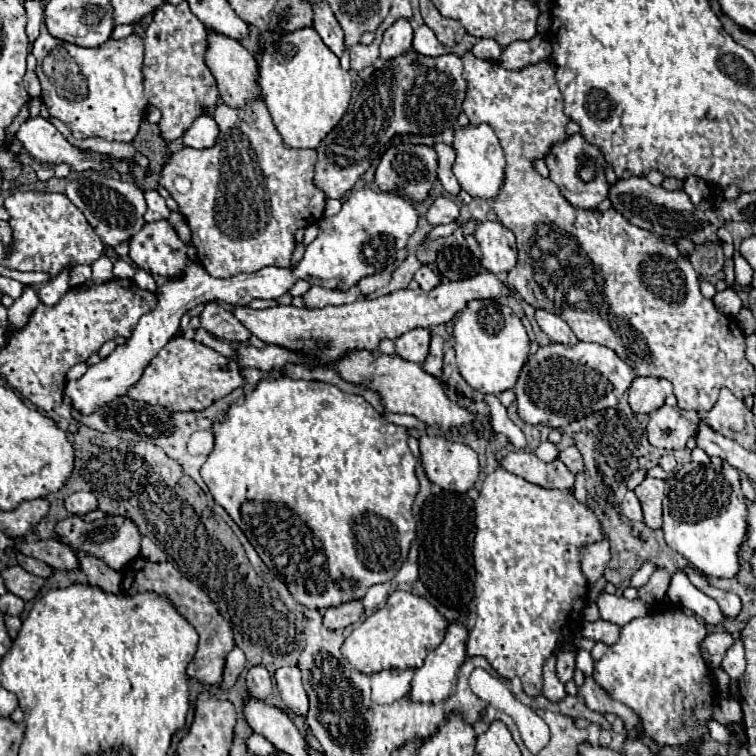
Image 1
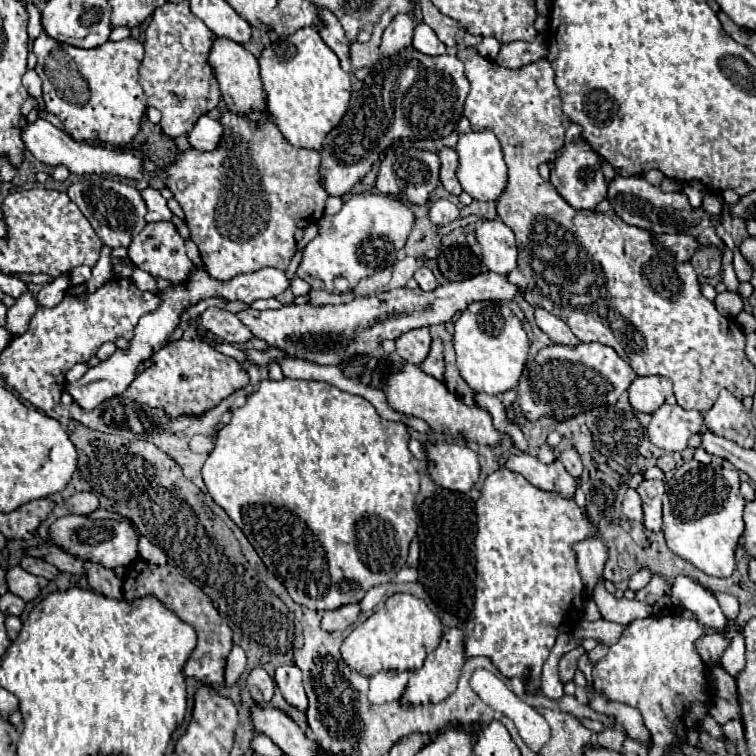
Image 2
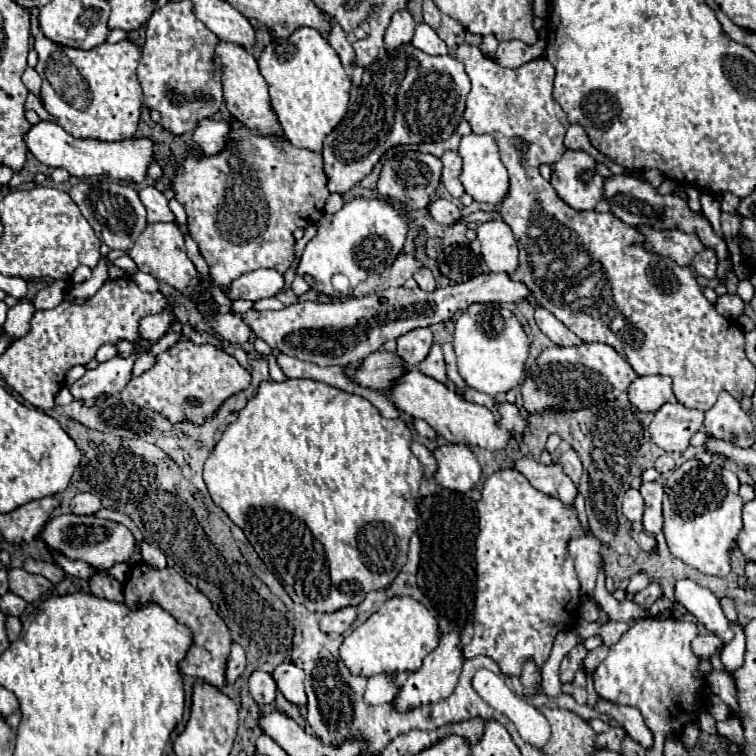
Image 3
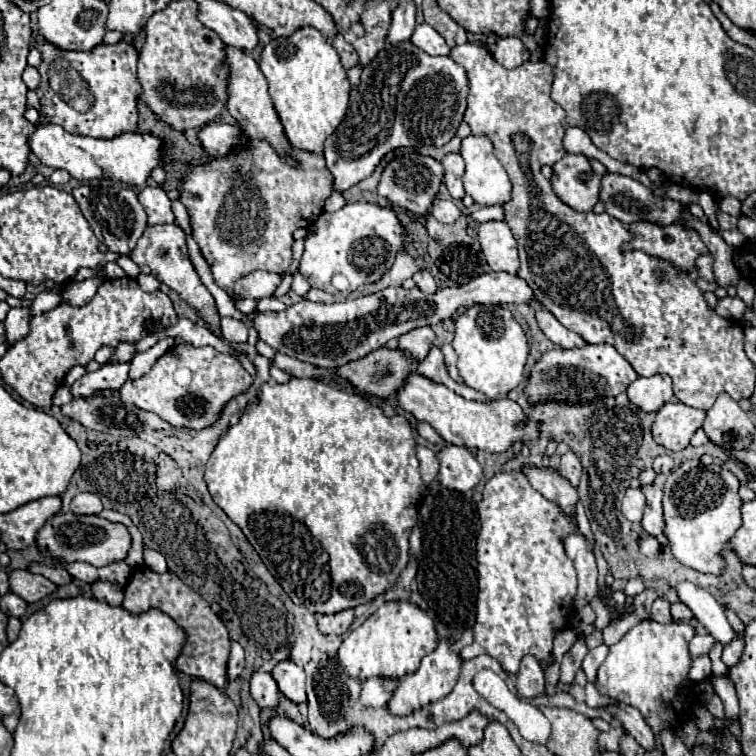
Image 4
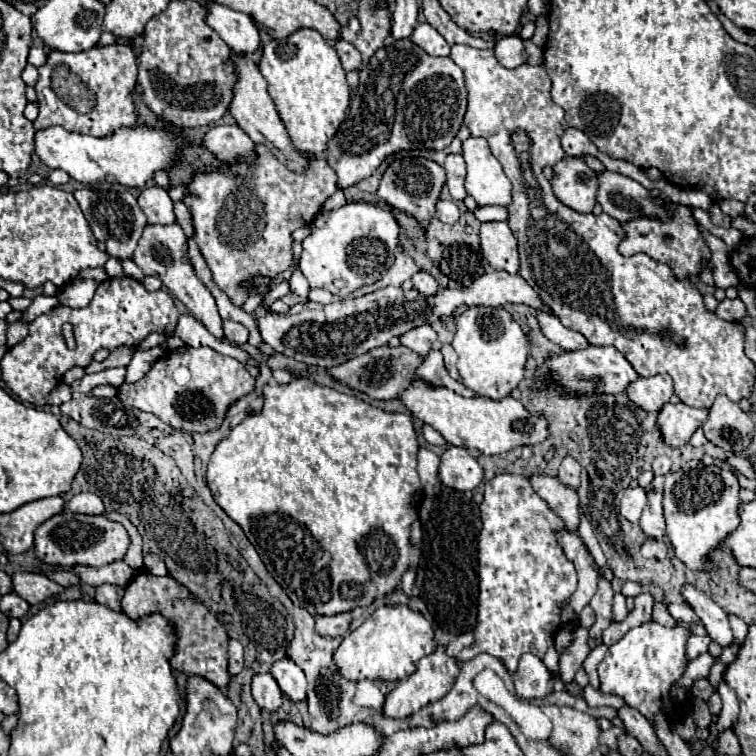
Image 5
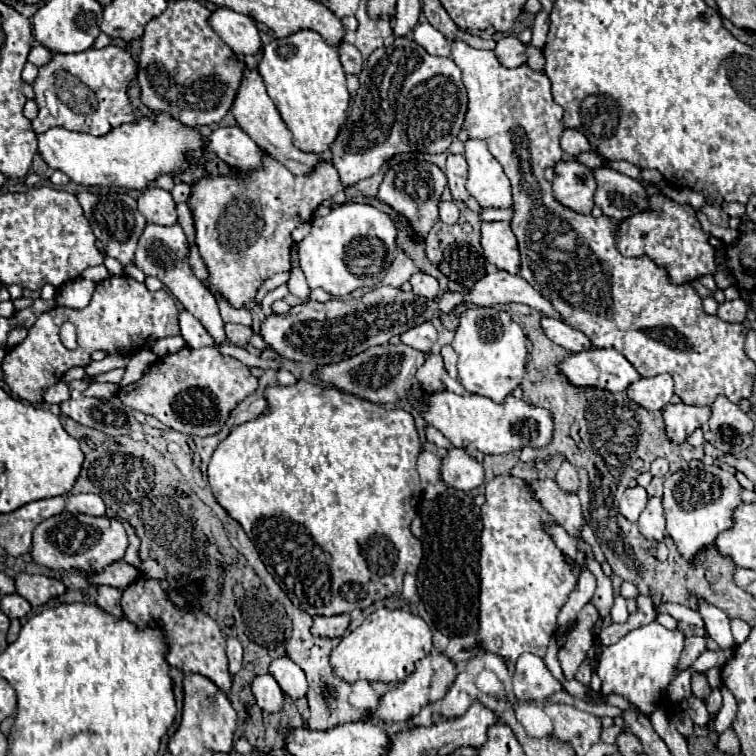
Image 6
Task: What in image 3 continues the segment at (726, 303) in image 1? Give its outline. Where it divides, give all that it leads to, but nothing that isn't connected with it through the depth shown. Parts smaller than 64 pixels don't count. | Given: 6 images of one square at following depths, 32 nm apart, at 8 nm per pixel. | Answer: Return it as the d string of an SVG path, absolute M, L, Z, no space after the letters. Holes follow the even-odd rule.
M724 294L724 296L720 296L718 302L716 302L716 310L718 310L718 314L722 314L724 318L736 320L736 318L744 312L744 302L740 300L740 296Z

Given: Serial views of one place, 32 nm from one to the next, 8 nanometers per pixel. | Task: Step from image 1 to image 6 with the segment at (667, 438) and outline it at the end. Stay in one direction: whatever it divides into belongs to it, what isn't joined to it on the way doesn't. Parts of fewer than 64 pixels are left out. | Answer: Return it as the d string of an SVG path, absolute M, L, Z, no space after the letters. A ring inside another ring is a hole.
M680 402L680 404L668 404L664 408L666 432L674 442L684 442L708 418L710 418L708 406L688 406Z

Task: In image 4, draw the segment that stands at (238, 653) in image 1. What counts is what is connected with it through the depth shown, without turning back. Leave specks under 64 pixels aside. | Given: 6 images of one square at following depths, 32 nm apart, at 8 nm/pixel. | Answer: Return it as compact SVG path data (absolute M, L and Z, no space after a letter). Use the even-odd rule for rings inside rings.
M232 642L228 660L228 678L234 680L242 670L244 670L244 648L238 642Z

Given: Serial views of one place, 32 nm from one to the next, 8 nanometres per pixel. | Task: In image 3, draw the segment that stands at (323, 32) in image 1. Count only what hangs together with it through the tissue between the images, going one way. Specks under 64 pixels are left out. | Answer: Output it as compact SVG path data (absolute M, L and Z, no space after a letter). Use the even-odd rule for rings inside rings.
M332 20L332 32L326 36L326 40L328 40L330 46L338 52L338 56L340 56L340 60L342 60L342 64L344 64L346 68L354 64L354 48L352 48L352 44L346 40L346 34L344 34L344 30L338 26L336 20Z

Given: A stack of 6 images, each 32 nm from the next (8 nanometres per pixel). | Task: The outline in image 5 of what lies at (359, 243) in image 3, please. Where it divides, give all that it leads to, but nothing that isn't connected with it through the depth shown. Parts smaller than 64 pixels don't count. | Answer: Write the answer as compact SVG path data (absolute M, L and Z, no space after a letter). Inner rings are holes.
M350 202L342 208L318 214L312 222L310 236L302 242L300 270L310 282L310 288L324 288L336 296L346 296L364 284L376 284L388 270L388 256L398 248L398 224L386 210L368 202ZM334 280L346 280L342 288Z

